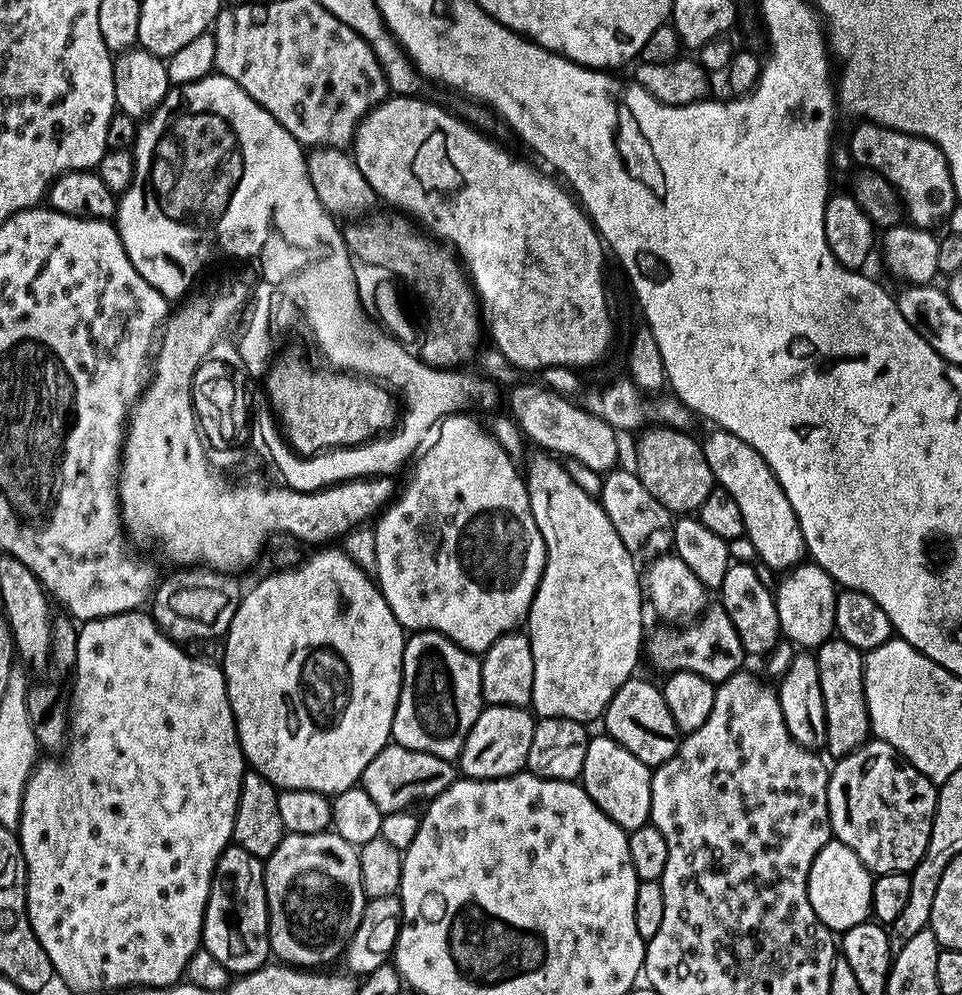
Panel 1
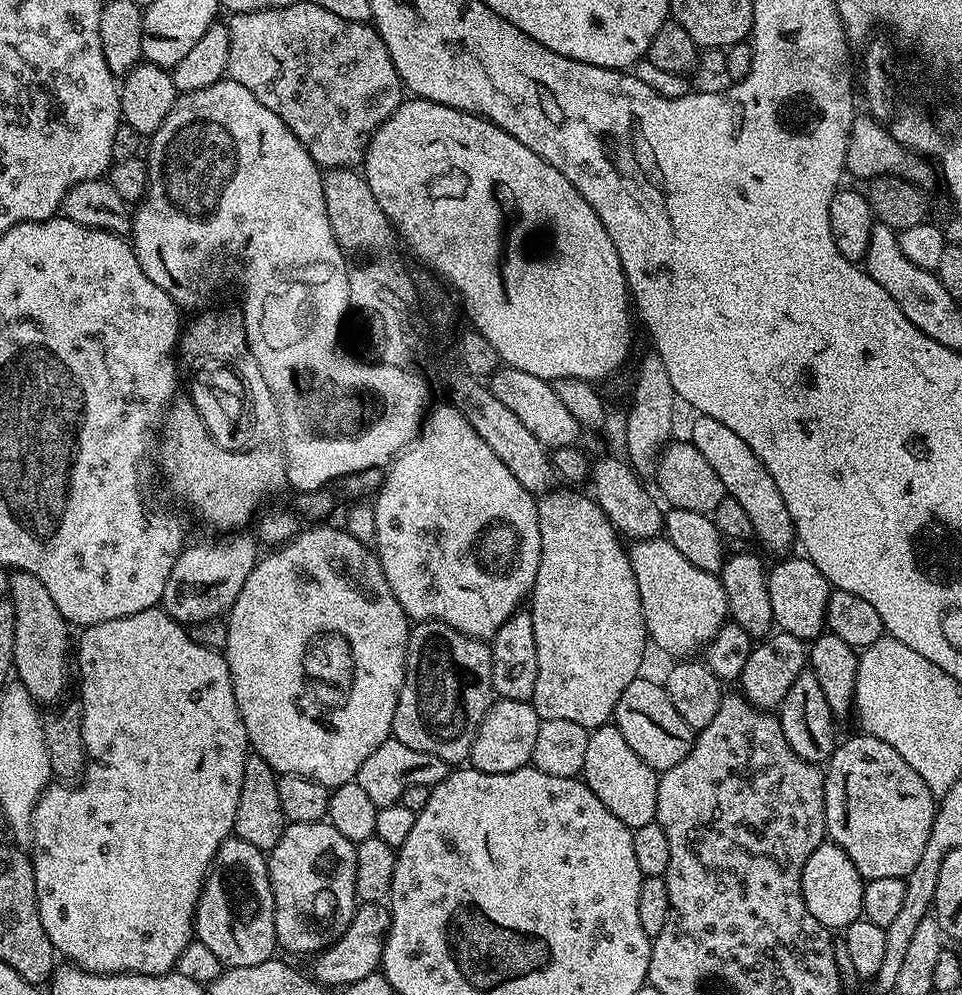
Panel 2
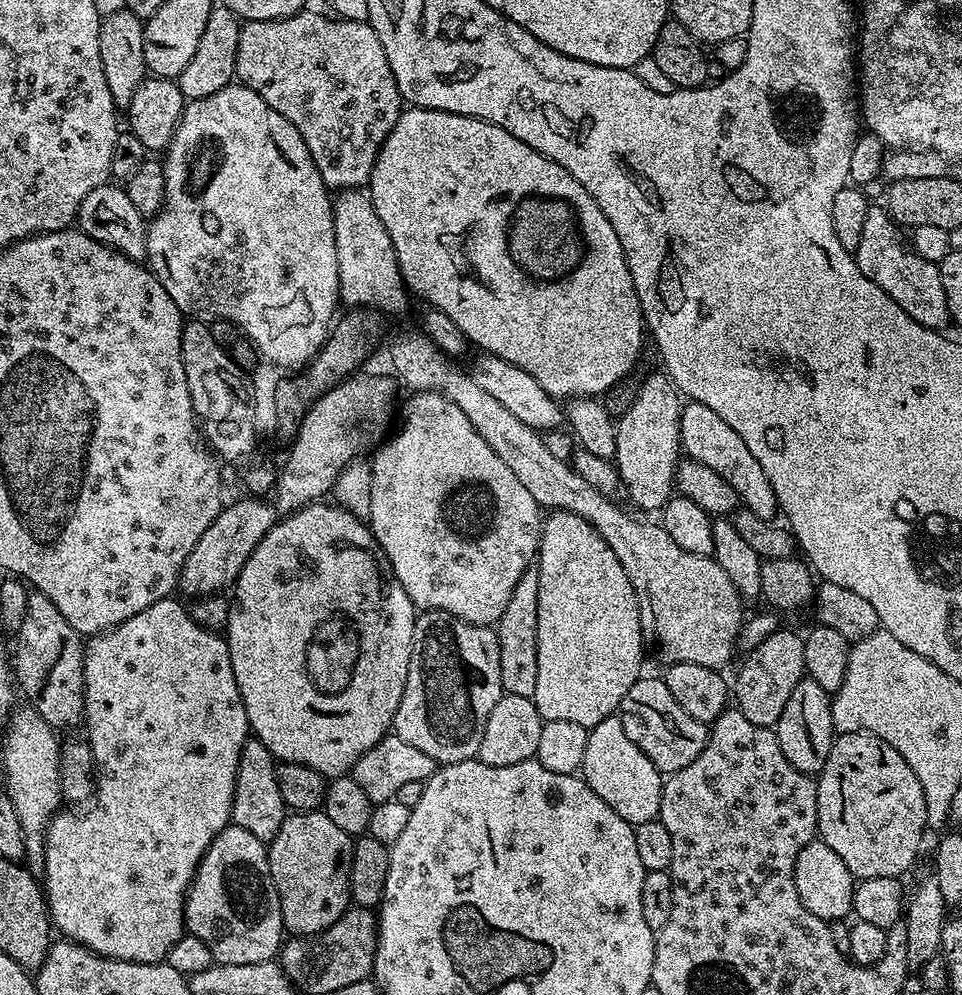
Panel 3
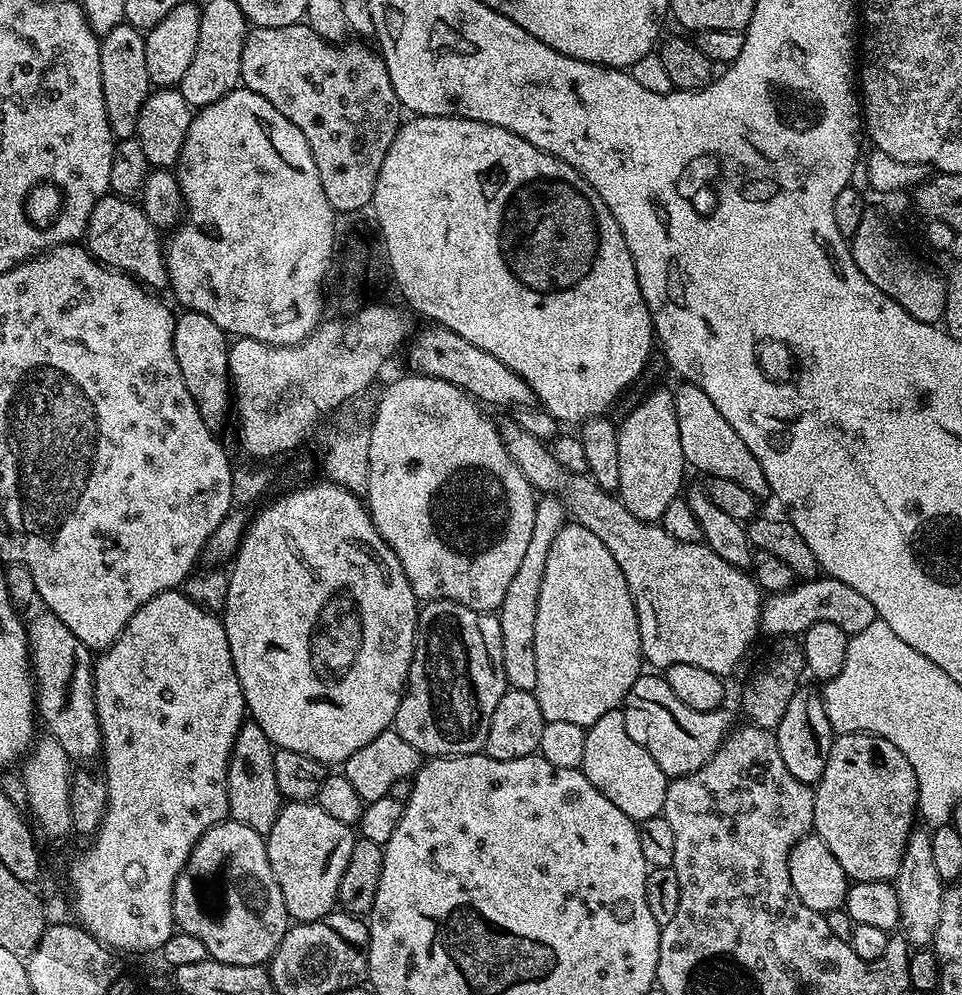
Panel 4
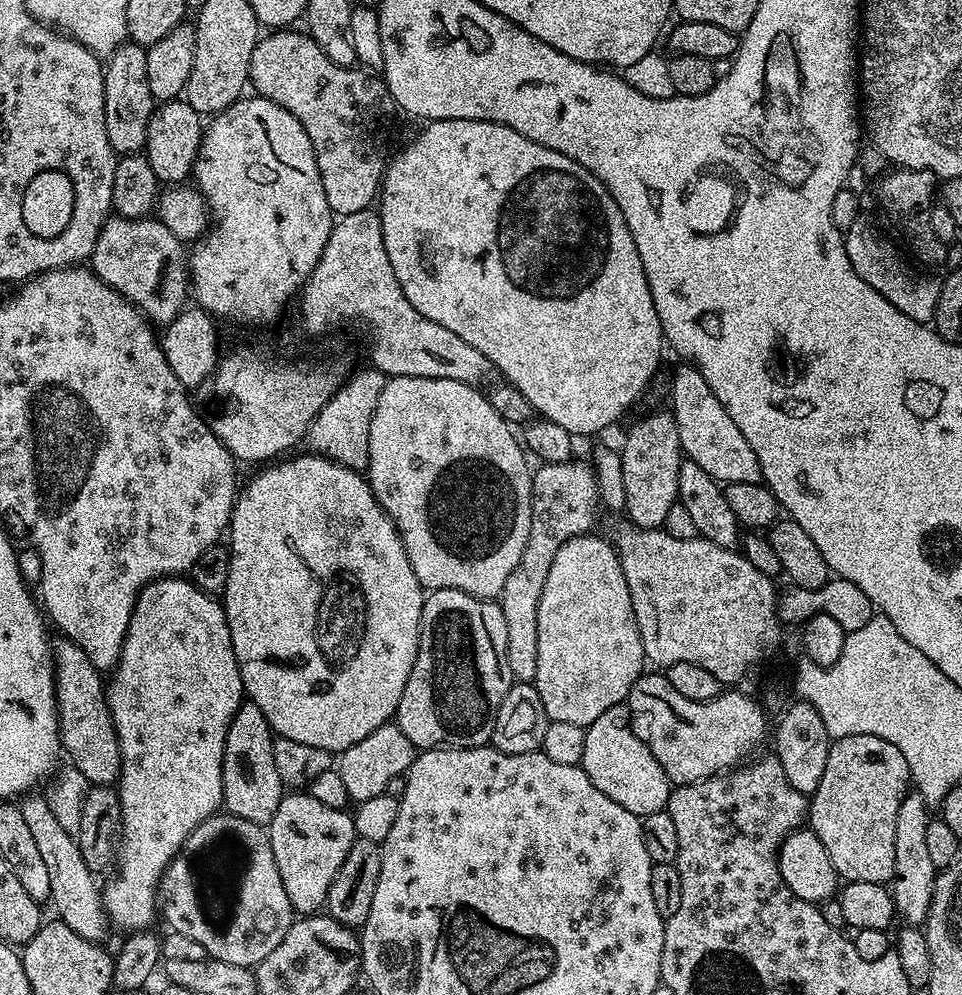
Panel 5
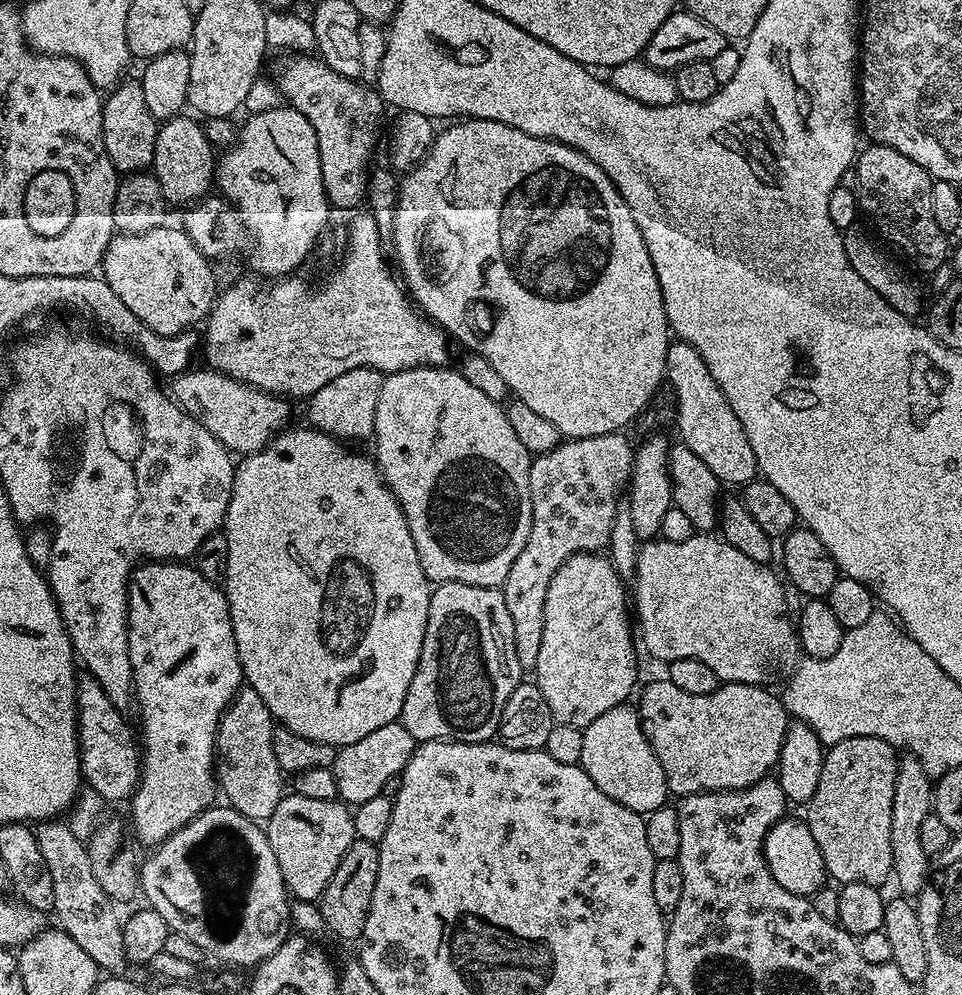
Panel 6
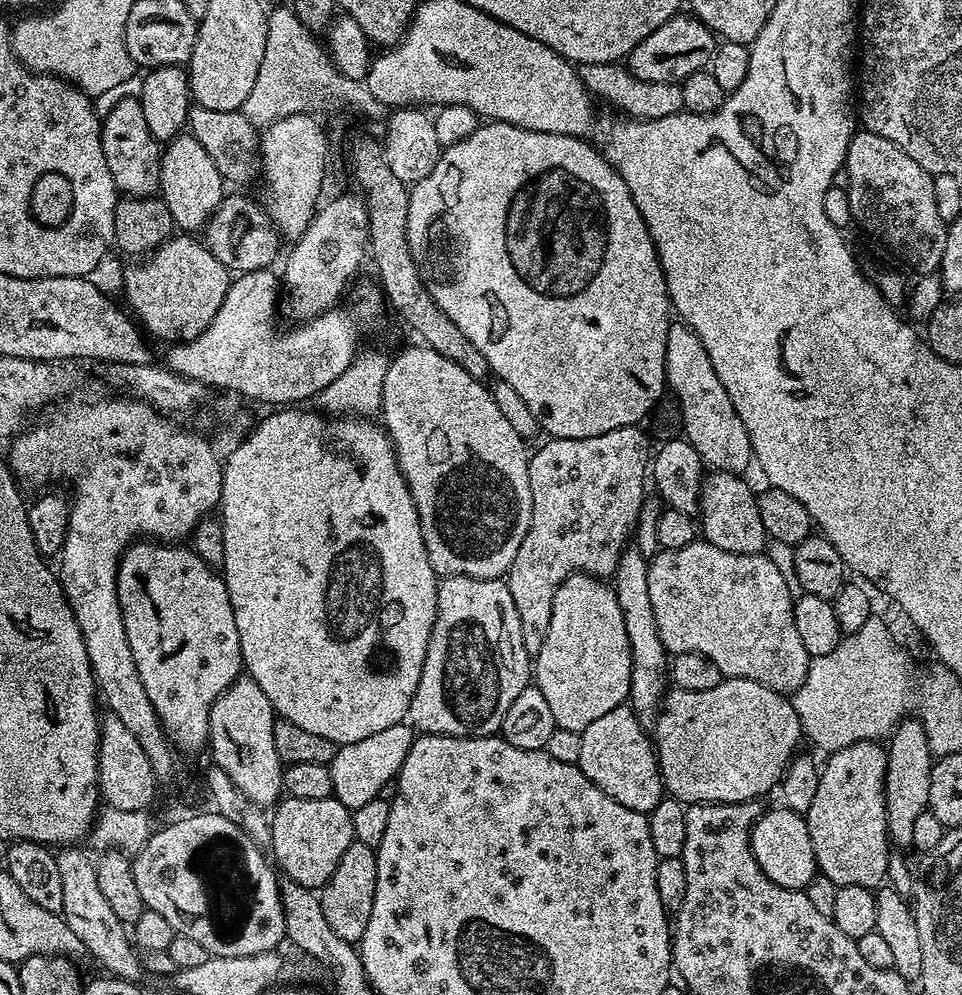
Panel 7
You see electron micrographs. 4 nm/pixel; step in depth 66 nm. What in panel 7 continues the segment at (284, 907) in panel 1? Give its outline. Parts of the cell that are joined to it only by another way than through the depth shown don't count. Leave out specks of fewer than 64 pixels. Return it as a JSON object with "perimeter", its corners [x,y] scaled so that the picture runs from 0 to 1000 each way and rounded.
{"perimeter":[[[299,800],[286,809],[282,817],[283,846],[282,859],[287,859],[286,867],[291,867],[290,875],[296,881],[325,894],[336,892],[338,886],[347,878],[351,862],[360,858],[360,850],[367,846],[366,817],[347,802],[323,804]]]}

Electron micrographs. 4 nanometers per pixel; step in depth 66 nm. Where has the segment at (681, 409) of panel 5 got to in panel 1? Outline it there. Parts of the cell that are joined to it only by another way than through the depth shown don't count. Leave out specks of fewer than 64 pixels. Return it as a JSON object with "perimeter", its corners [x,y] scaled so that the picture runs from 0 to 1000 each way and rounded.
{"perimeter":[[[741,429],[736,439],[731,439],[734,464],[738,464],[738,472],[742,476],[745,487],[767,505],[767,513],[771,513],[773,538],[784,547],[786,563],[796,570],[804,571],[807,577],[814,577],[827,570],[837,562],[838,552],[834,533],[830,529],[830,521],[825,517],[825,509],[821,509],[821,501],[809,488],[809,480],[805,480],[805,472],[796,468],[796,460],[771,444],[763,436],[753,430]]]}

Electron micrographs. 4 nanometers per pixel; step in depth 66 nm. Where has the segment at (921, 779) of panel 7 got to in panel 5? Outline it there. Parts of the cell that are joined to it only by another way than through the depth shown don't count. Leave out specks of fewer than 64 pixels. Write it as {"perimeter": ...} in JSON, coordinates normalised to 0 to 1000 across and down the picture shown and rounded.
{"perimeter":[[[948,794],[933,812],[933,827],[929,830],[929,878],[925,885],[927,906],[931,909],[931,920],[944,931],[956,931],[964,926],[969,910],[974,873],[971,862],[963,851],[963,830],[967,823],[967,809]]]}

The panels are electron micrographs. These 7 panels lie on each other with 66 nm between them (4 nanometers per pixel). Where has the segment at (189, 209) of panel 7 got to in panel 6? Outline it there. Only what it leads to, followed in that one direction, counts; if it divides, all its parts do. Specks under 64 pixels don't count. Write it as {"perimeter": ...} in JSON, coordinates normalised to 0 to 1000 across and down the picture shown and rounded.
{"perimeter":[[[188,115],[169,122],[162,130],[157,172],[162,182],[170,188],[172,197],[179,203],[203,203],[217,196],[222,185],[222,146],[216,141],[213,126],[207,120],[199,119],[204,120]]]}

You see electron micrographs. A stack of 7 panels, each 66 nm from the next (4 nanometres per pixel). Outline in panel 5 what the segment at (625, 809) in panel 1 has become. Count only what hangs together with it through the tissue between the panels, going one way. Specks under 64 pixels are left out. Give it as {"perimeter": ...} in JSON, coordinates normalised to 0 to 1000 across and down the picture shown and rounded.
{"perimeter":[[[652,707],[634,710],[630,718],[617,722],[617,726],[608,732],[609,754],[605,757],[602,771],[630,798],[630,802],[642,806],[642,810],[655,814],[655,818],[666,822],[693,813],[694,803],[700,789],[692,782],[692,774],[684,770],[684,762],[676,758],[672,746],[663,742],[657,733],[657,719]]]}

